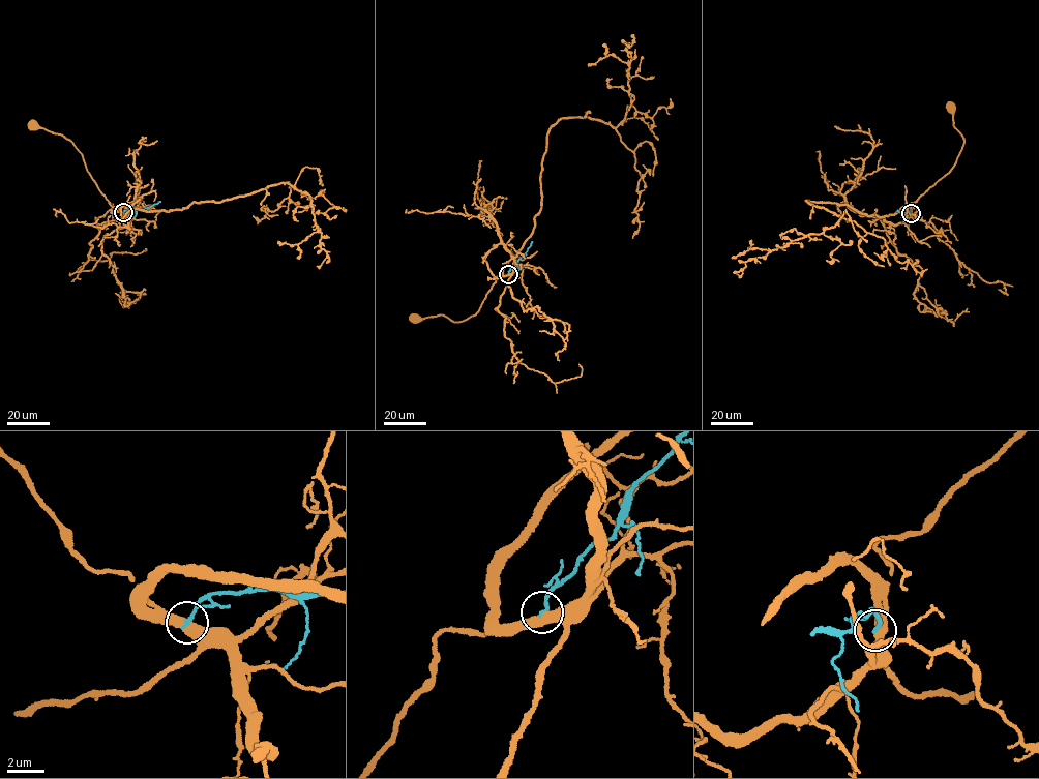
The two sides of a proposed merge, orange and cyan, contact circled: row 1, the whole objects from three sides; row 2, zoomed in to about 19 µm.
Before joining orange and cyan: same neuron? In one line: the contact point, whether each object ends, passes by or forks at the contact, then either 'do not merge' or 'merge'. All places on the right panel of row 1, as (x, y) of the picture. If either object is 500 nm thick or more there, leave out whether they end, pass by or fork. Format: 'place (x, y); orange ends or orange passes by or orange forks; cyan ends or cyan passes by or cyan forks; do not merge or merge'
place (911, 213); orange passes by; cyan ends; do not merge

